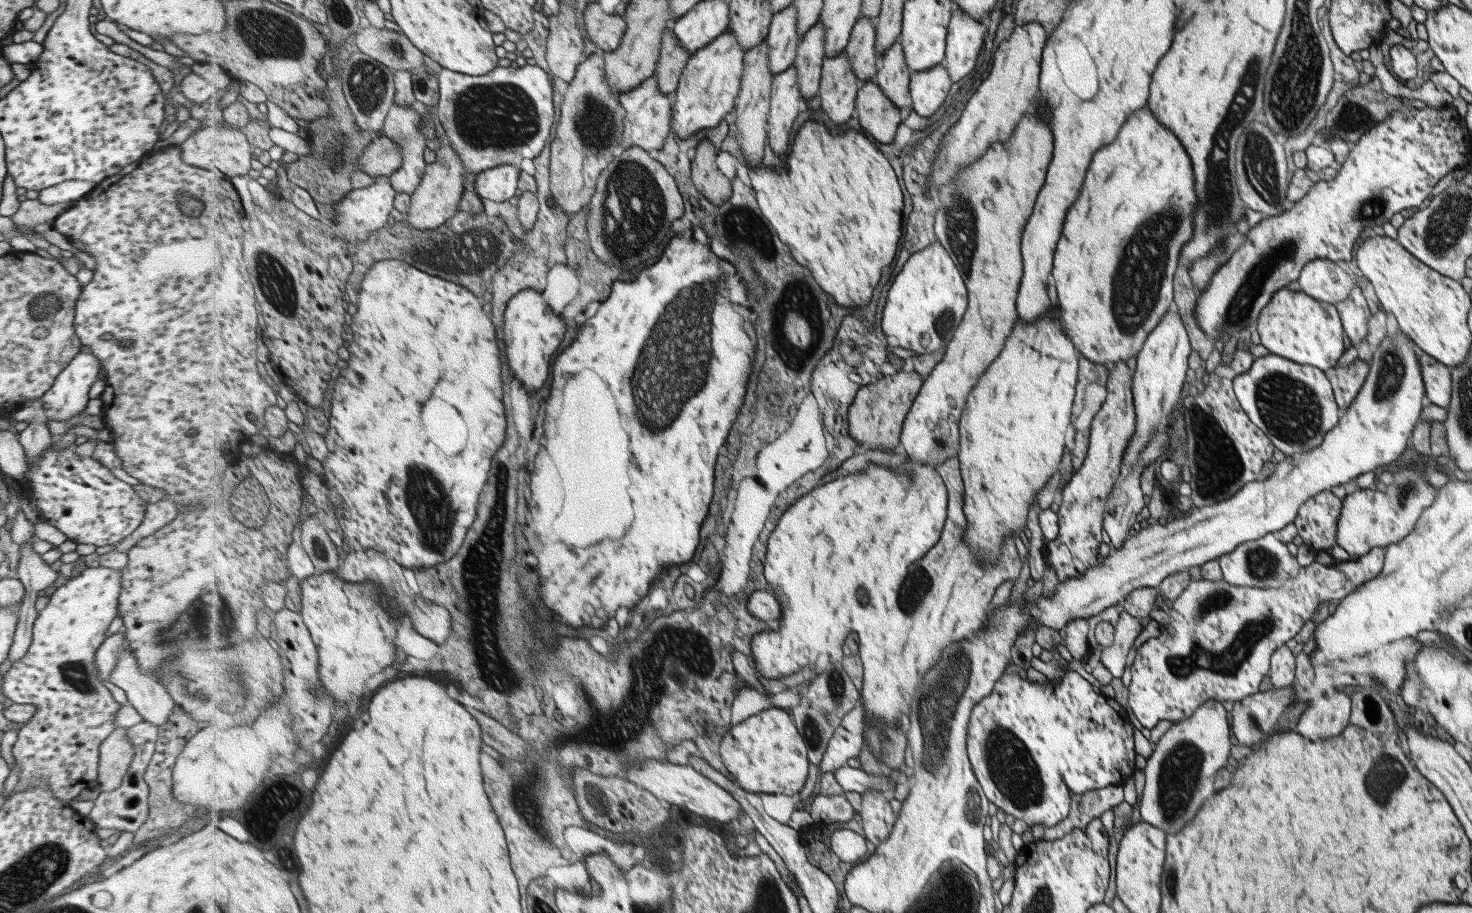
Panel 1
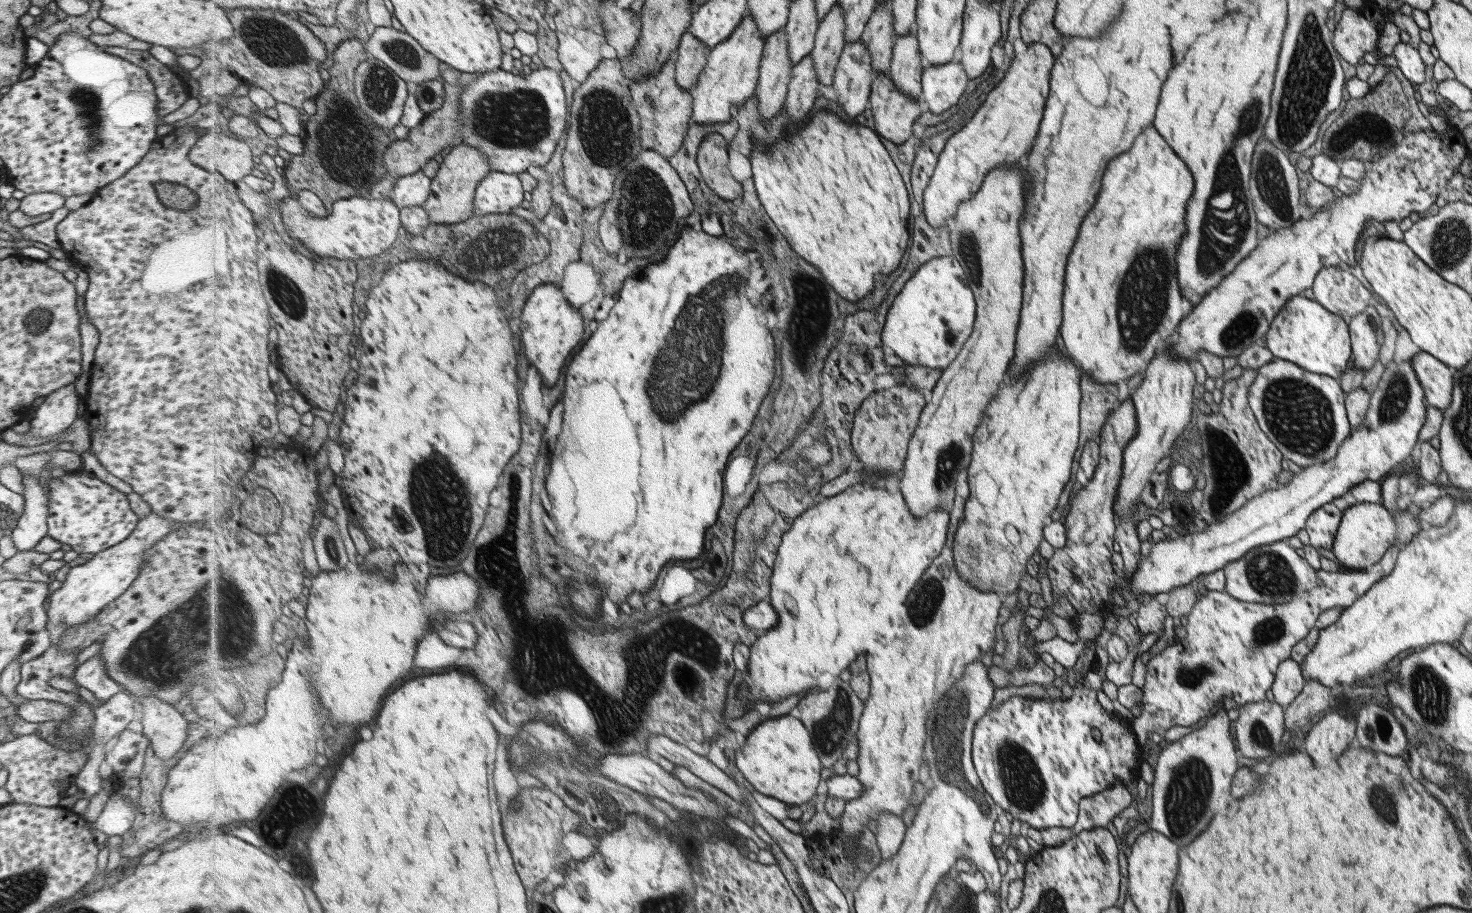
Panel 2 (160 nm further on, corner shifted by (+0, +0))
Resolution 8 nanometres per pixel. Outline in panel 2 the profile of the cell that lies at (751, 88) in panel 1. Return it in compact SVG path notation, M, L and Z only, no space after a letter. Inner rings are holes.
M786 30L767 37L755 94L760 100L758 109L763 120L775 118L785 108L794 67Z

